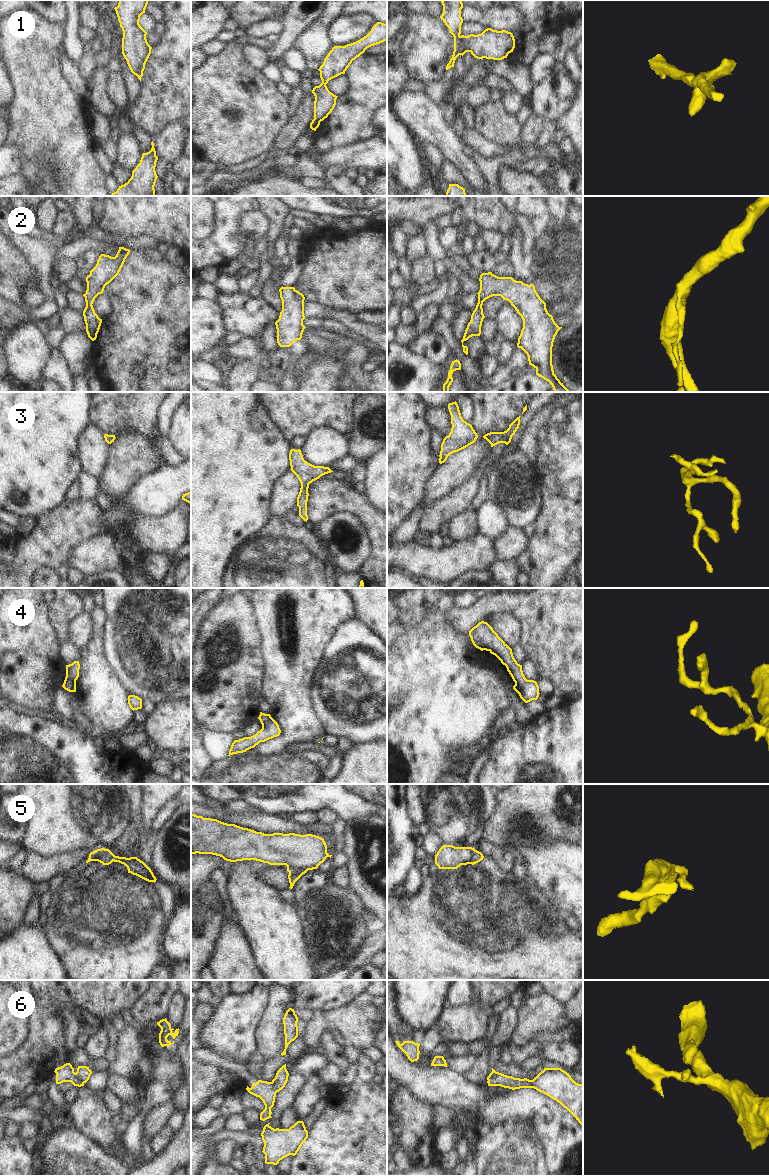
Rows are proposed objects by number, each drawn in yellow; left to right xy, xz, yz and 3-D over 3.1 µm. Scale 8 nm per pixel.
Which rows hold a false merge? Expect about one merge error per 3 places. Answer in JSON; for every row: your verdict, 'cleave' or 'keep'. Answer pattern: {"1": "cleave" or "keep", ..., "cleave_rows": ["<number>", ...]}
{"1": "keep", "2": "keep", "3": "keep", "4": "keep", "5": "cleave", "6": "cleave", "cleave_rows": ["5", "6"]}

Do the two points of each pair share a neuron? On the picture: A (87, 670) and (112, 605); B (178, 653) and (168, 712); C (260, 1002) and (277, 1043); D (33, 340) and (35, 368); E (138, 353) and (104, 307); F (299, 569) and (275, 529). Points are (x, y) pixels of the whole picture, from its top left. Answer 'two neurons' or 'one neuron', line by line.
A: two neurons
B: two neurons
C: two neurons
D: one neuron
E: two neurons
F: one neuron

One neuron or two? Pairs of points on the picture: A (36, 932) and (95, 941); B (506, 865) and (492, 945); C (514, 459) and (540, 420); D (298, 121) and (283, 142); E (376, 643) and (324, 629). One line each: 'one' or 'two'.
A: two
B: two
C: two
D: one
E: two

